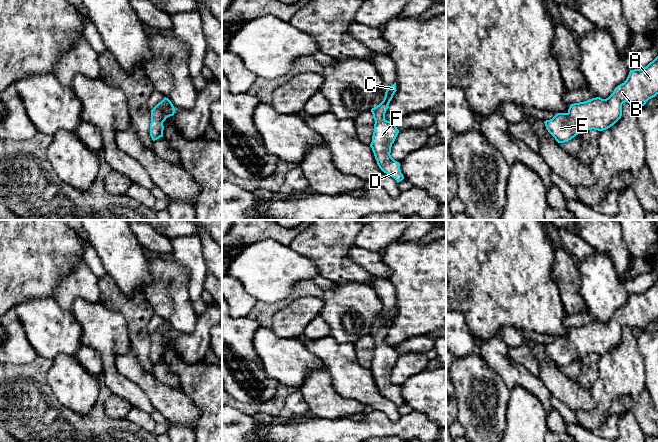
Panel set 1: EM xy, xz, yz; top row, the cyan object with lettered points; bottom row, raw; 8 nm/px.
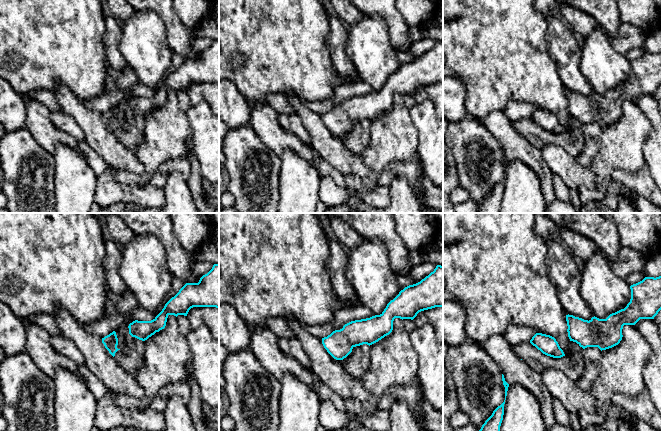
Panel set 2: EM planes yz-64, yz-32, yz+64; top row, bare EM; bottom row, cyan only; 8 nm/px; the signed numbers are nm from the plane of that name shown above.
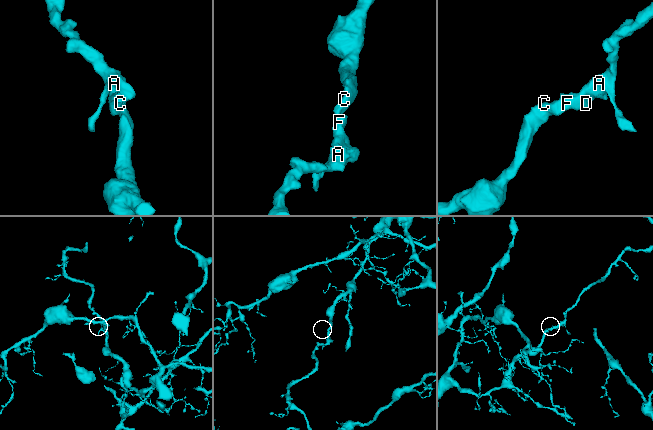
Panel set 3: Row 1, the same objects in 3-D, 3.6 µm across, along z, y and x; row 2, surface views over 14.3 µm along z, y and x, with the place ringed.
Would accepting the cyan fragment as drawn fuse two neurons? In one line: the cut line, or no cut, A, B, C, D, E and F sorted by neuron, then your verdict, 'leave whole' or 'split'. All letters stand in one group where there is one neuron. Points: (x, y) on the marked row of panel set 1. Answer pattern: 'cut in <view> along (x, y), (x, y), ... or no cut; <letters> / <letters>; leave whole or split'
no cut; A B C D E F; leave whole

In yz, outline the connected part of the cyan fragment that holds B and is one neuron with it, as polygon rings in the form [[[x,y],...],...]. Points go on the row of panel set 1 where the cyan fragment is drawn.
[[[658,56],[642,69],[630,70],[626,81],[618,85],[606,99],[592,98],[584,102],[571,104],[567,113],[557,113],[552,119],[544,121],[548,132],[558,143],[568,142],[578,134],[588,130],[603,131],[613,126],[622,116],[622,104],[644,106],[658,94]]]

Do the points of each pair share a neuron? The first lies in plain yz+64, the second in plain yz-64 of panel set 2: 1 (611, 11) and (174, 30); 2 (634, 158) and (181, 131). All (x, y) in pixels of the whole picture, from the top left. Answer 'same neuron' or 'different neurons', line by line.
1: same neuron
2: same neuron

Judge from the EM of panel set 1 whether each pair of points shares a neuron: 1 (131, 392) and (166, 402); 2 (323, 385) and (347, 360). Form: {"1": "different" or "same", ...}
{"1": "different", "2": "different"}

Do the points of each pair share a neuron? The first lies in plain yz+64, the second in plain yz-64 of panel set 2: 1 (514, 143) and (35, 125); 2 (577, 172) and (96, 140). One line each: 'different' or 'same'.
1: same
2: same

